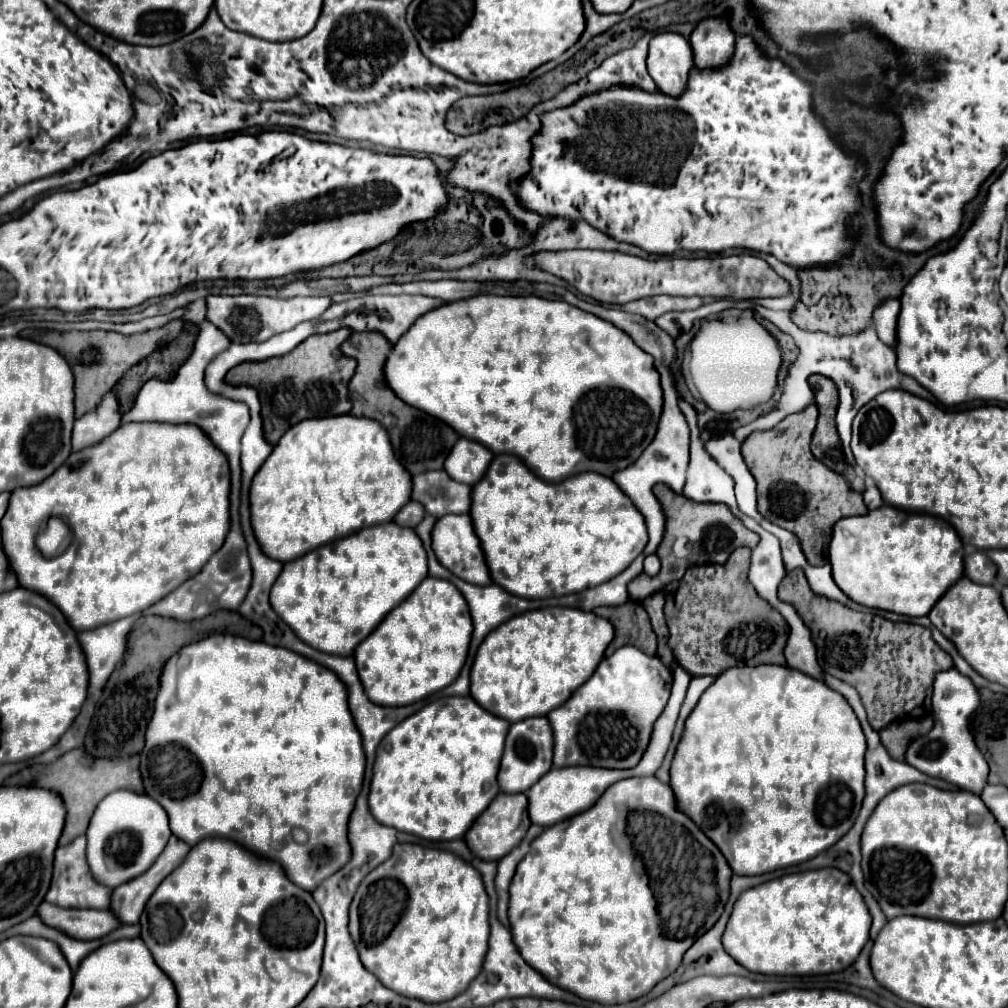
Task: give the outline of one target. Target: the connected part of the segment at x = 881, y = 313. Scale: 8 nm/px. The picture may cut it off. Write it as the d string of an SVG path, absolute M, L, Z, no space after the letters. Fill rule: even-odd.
M887 299L887 303L883 303L883 307L875 309L873 325L877 329L879 339L885 341L885 345L889 345L889 347L891 347L891 343L895 343L897 315L899 315L899 299Z

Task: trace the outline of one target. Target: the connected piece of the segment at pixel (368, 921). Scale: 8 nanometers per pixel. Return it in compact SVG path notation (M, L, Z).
M399 843L393 847L391 859L361 881L349 909L349 931L363 965L377 975L385 987L425 1003L453 999L471 985L479 971L483 971L483 959L487 955L491 925L483 877L471 863L451 851L417 843Z

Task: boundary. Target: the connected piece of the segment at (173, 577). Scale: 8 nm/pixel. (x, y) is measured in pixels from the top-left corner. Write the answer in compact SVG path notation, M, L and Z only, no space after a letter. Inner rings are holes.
M155 421L123 423L107 439L103 439L91 447L85 447L83 451L71 453L67 457L67 461L55 471L55 475L51 475L51 479L45 479L43 483L37 483L35 487L19 487L19 491L11 493L9 509L7 509L5 517L1 519L3 551L7 551L7 557L11 559L11 569L19 575L21 587L39 591L49 601L53 601L63 611L63 615L67 617L69 625L75 631L93 629L93 627L129 617L133 613L145 611L147 607L155 605L159 599L163 599L171 591L175 591L175 587L179 587L187 579L191 579L191 575L197 575L203 569L203 563L207 563L207 559L211 559L211 555L215 555L215 551L219 551L219 547L223 547L223 539L227 537L227 531L231 529L229 493L231 493L231 469L229 469L227 455L207 439L207 435L201 427L187 425L187 423L171 425L171 423L155 423ZM51 517L59 517L73 531L71 545L59 557L43 557L39 553L39 549L35 549L35 537L47 525L47 521Z

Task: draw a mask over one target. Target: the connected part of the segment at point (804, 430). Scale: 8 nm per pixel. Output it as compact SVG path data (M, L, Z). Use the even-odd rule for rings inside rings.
M809 405L807 409L803 409L801 413L793 413L789 417L785 417L777 427L769 429L769 431L755 431L753 435L749 435L743 441L741 453L745 457L747 467L751 469L751 473L757 479L757 501L759 501L759 511L775 525L793 531L795 535L799 535L801 539L801 547L807 555L807 561L811 565L825 565L829 563L829 543L831 543L831 531L833 525L843 519L843 517L851 517L851 515L865 515L869 509L863 503L863 495L853 491L849 487L849 483L845 481L843 475L831 471L829 467L825 467L821 461L817 461L811 455L811 437L817 425L817 407Z

